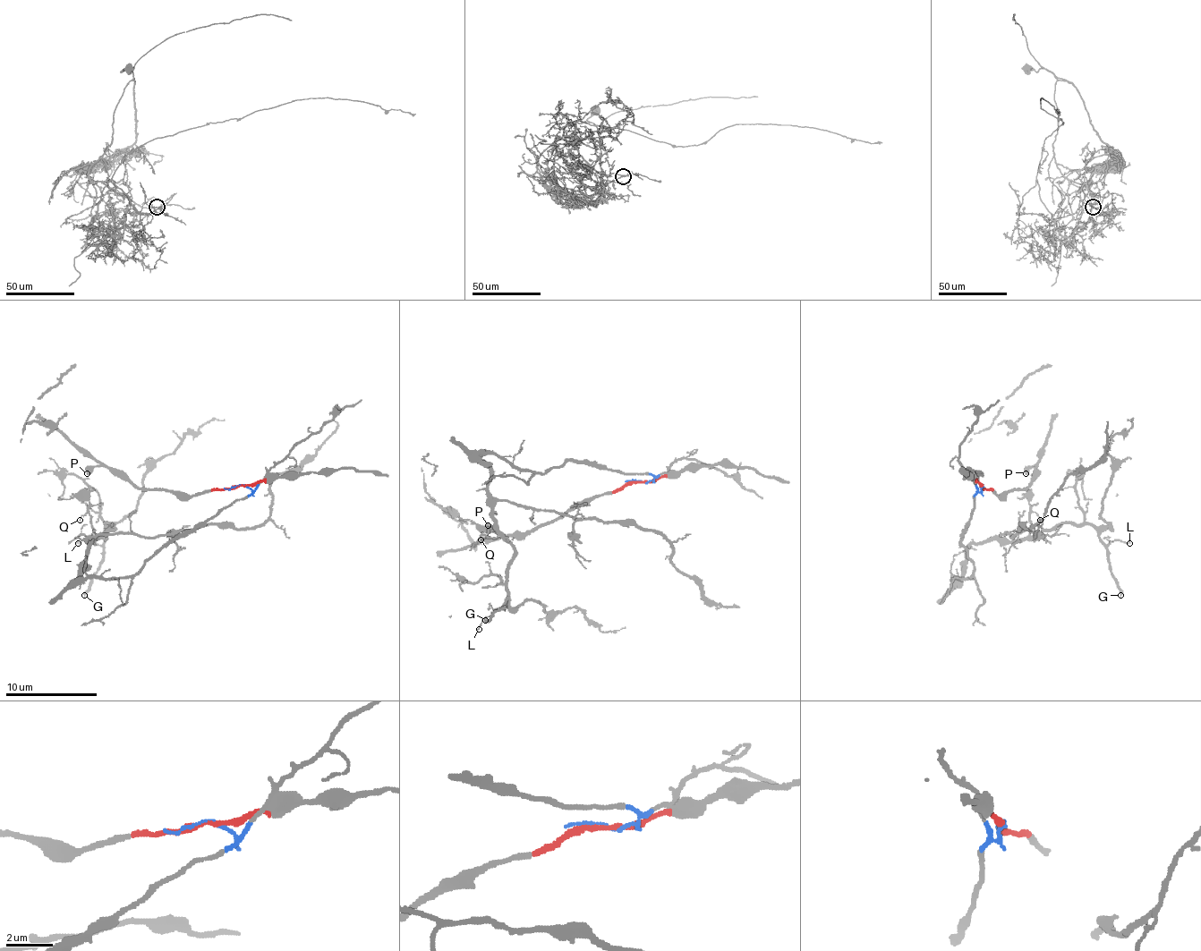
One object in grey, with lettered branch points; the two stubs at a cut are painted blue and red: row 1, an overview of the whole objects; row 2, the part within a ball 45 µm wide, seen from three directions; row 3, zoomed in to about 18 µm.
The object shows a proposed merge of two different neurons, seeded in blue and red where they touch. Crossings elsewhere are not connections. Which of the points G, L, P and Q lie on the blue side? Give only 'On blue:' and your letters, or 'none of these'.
On blue: G, L, Q

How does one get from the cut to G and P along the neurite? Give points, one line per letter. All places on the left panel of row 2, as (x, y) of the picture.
G: (237, 486), (253, 490), (168, 541), (136, 573), (80, 578), (89, 539), (114, 527), (109, 522), (84, 596)
P: (237, 486), (178, 495), (139, 488), (105, 465), (95, 465), (86, 472)

